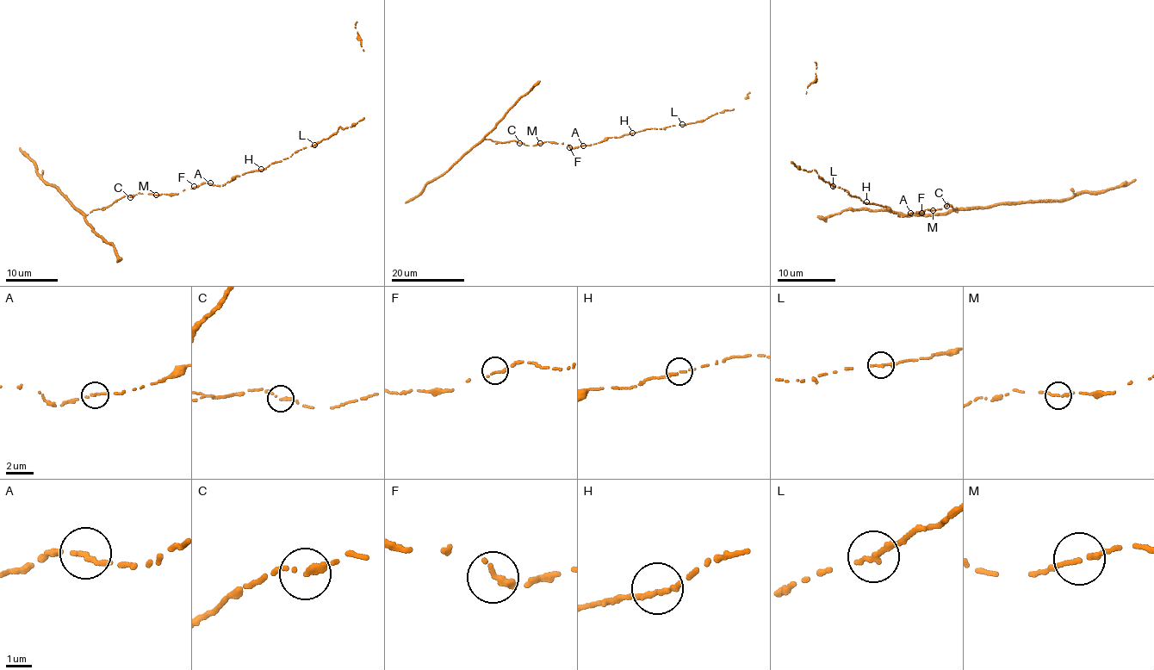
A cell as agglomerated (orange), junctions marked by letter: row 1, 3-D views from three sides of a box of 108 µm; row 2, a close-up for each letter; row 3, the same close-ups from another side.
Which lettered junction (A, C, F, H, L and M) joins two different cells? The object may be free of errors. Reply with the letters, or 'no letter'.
no letter

